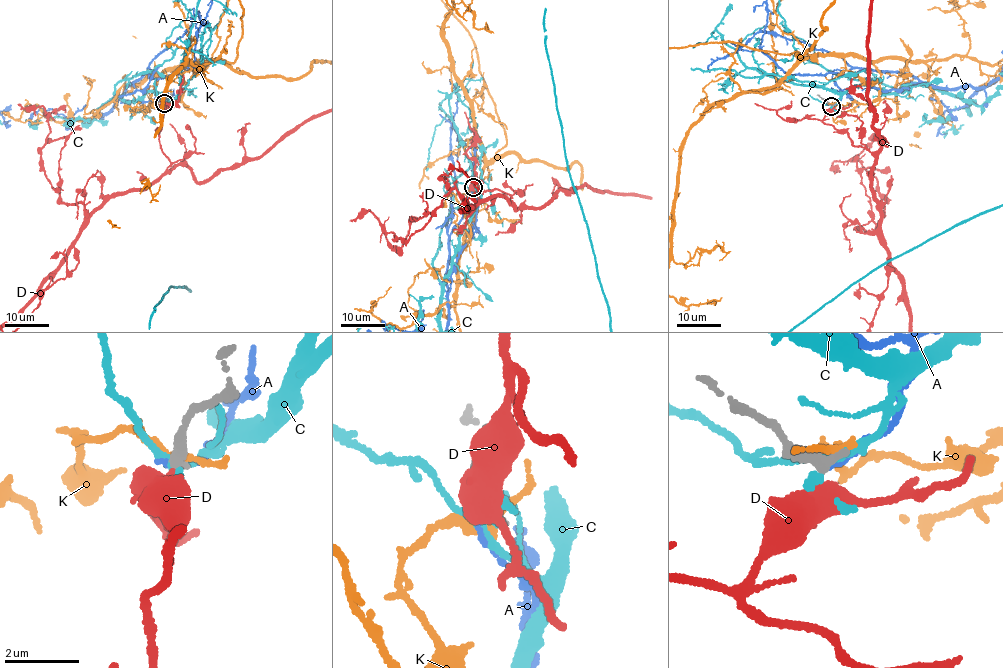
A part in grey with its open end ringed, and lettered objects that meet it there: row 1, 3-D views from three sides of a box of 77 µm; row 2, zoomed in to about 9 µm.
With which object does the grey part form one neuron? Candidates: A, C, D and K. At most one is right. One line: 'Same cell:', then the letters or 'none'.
Same cell: D

